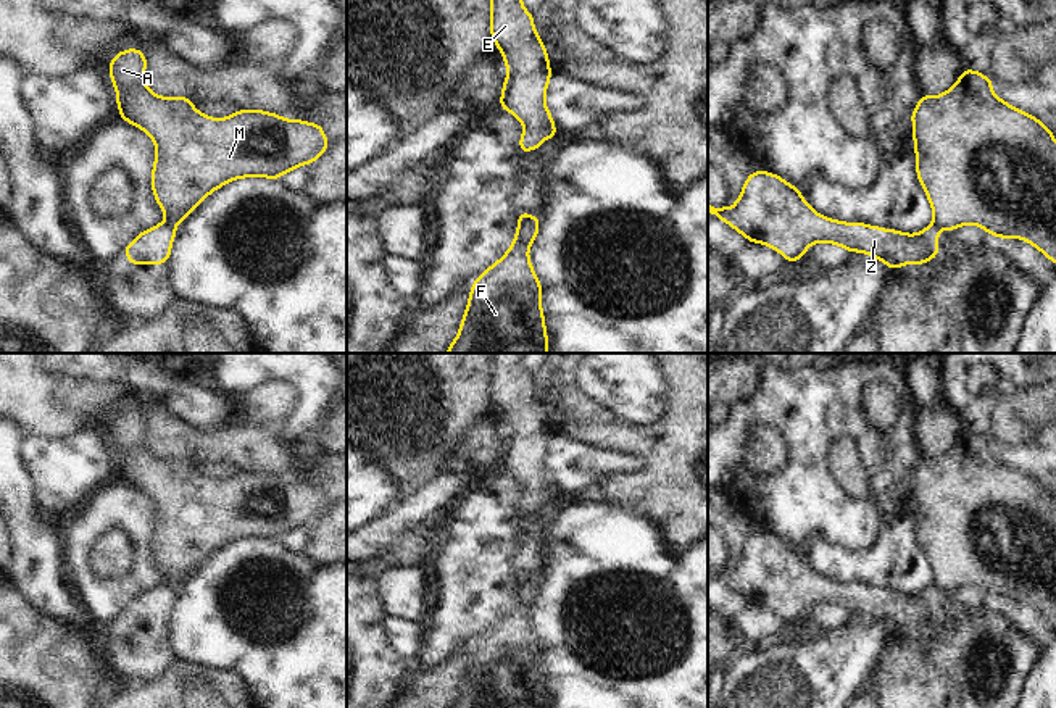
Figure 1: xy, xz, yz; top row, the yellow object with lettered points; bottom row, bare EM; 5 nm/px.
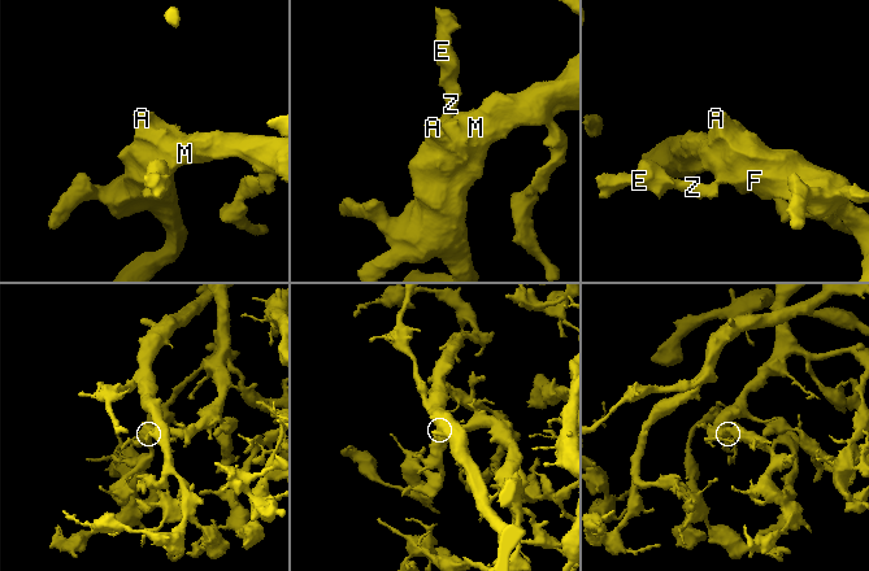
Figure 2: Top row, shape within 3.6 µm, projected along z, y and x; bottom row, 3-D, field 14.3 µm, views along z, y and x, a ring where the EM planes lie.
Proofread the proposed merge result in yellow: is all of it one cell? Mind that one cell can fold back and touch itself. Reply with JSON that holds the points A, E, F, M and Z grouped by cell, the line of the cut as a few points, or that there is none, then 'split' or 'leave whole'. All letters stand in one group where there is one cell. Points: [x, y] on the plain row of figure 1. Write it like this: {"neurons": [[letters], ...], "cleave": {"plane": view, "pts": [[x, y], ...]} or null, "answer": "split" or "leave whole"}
{"neurons": [["A", "F", "M"], ["E", "Z"]], "cleave": {"plane": "xy", "pts": [[166, 583], [173, 589]]}, "answer": "split"}

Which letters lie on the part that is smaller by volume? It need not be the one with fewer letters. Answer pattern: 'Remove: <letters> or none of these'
Remove: E, Z

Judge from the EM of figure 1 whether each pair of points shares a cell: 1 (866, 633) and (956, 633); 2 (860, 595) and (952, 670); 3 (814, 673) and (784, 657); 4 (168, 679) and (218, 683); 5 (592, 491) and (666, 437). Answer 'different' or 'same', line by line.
1: different
2: same
3: same
4: same
5: different

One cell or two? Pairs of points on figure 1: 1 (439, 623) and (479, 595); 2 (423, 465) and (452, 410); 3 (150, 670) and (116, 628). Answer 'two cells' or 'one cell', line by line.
1: one cell
2: one cell
3: one cell

